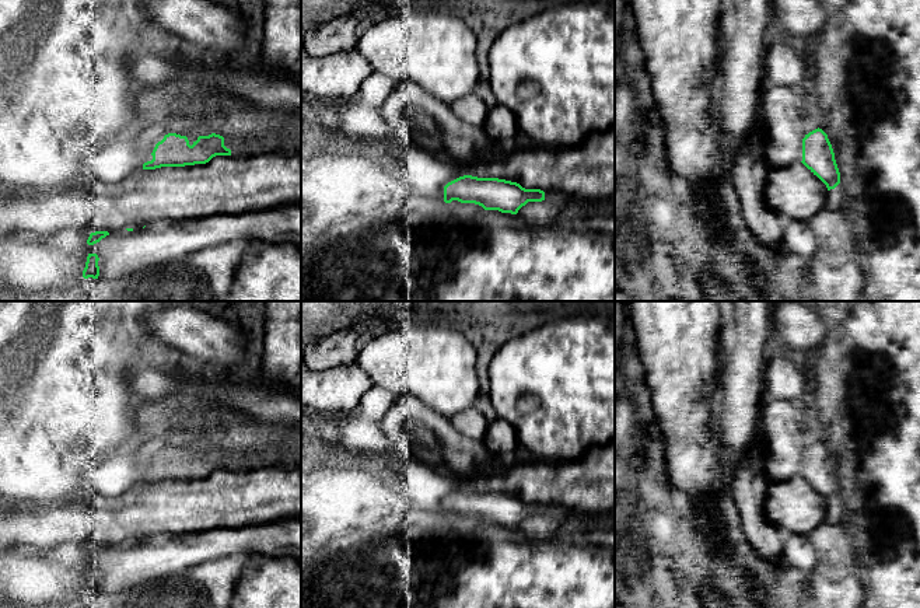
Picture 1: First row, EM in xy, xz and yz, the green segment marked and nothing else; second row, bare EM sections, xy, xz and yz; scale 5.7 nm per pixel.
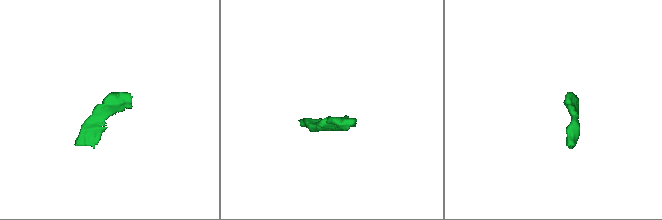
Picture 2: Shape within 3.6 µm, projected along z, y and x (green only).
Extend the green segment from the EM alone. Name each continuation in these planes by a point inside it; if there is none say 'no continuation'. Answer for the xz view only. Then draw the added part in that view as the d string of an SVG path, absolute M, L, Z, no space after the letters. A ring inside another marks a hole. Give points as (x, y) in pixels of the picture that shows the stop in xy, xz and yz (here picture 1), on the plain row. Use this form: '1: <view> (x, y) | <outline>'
1: xz (560, 512) | M559 504L545 506L546 516L553 516L553 517L557 517L560 520L569 517L570 514L584 514L584 513L590 513L590 511L584 511L584 510L578 510L578 509L569 509L569 507L559 506Z

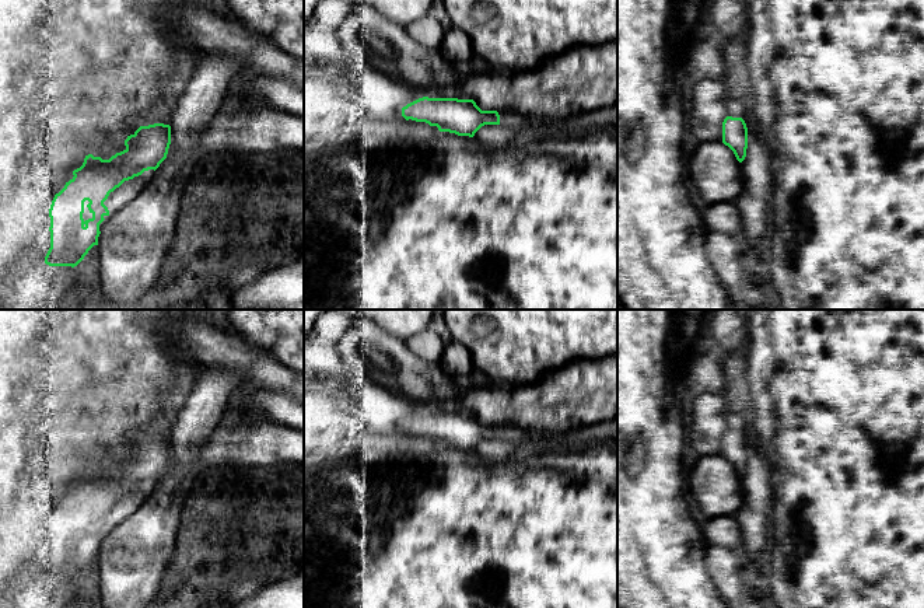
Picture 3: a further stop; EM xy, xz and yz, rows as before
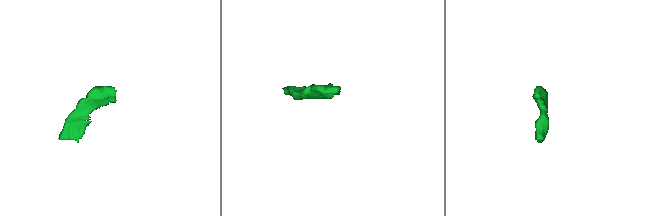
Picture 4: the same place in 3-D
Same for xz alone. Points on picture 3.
1: xz (605, 432) | M617 415L594 424L585 424L574 430L564 430L557 433L521 429L519 426L511 423L501 424L498 426L498 429L500 438L505 438L517 444L531 440L547 440L553 443L557 448L561 448L564 444L591 445L594 443L609 444L617 448Z

